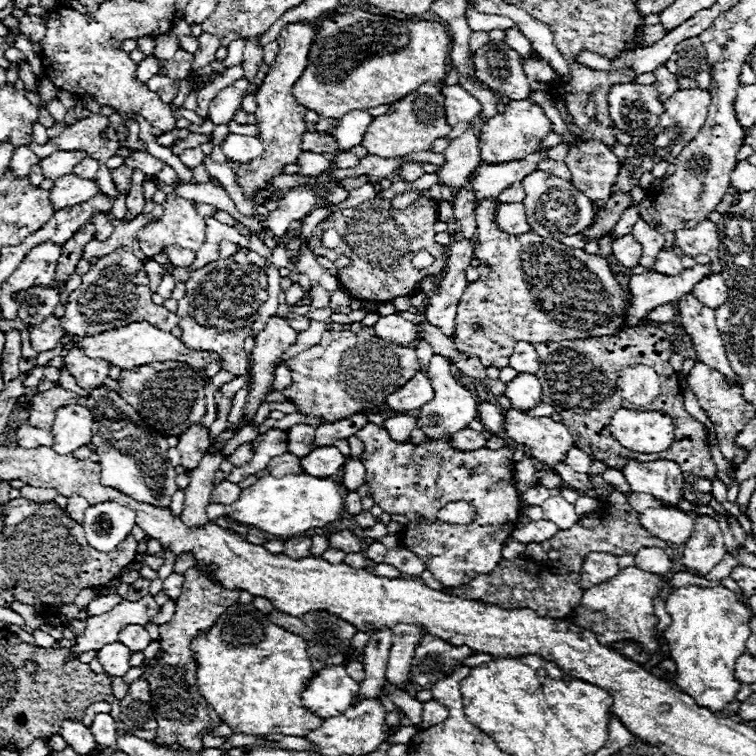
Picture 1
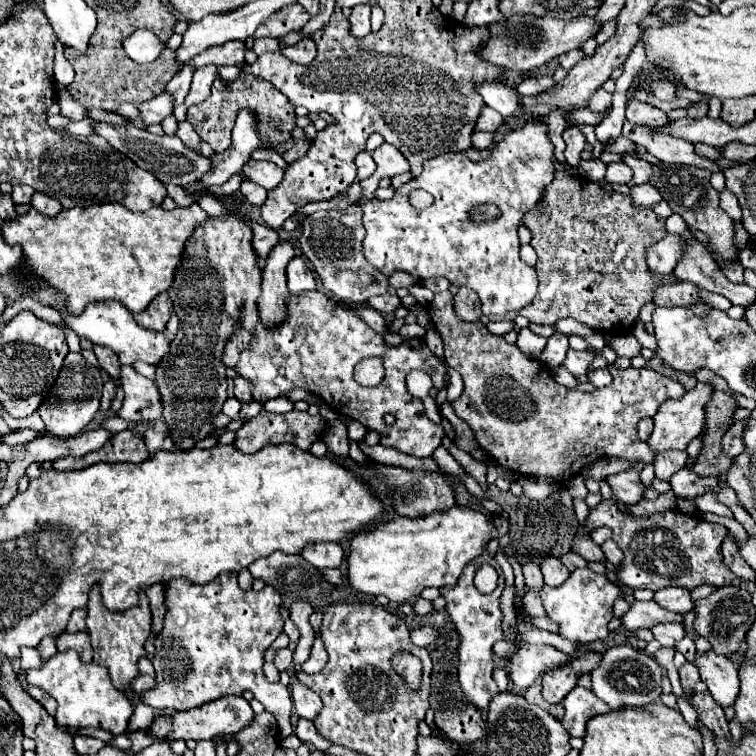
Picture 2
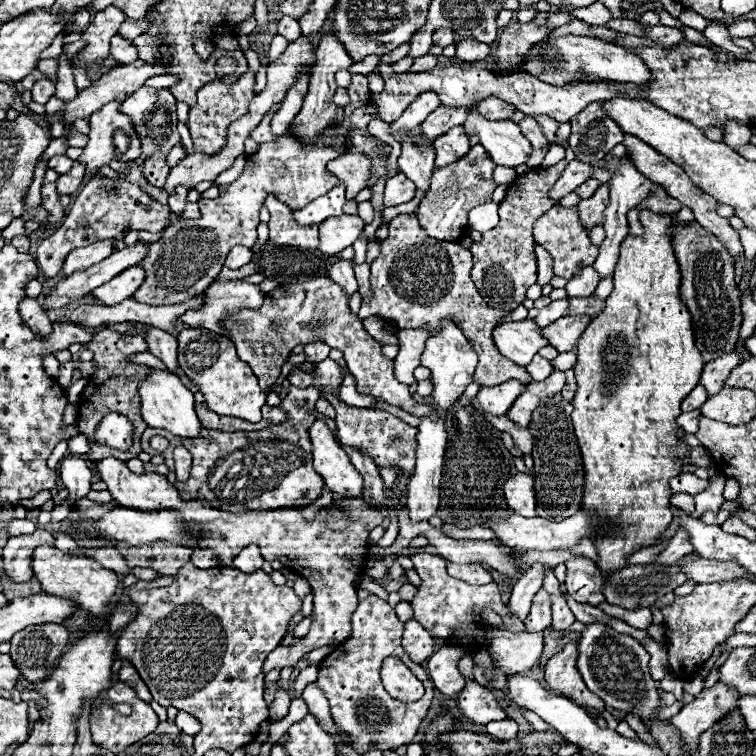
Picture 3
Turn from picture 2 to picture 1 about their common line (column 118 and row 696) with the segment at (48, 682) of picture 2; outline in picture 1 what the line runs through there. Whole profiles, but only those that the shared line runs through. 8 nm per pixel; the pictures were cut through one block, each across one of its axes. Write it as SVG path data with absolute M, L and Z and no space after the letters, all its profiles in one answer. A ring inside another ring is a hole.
M690 584L676 588L666 598L666 612L672 622L664 630L664 636L670 646L670 658L678 668L674 684L692 696L696 704L720 712L740 690L740 684L734 680L734 664L746 650L746 640L750 636L748 606L724 586L704 588Z

